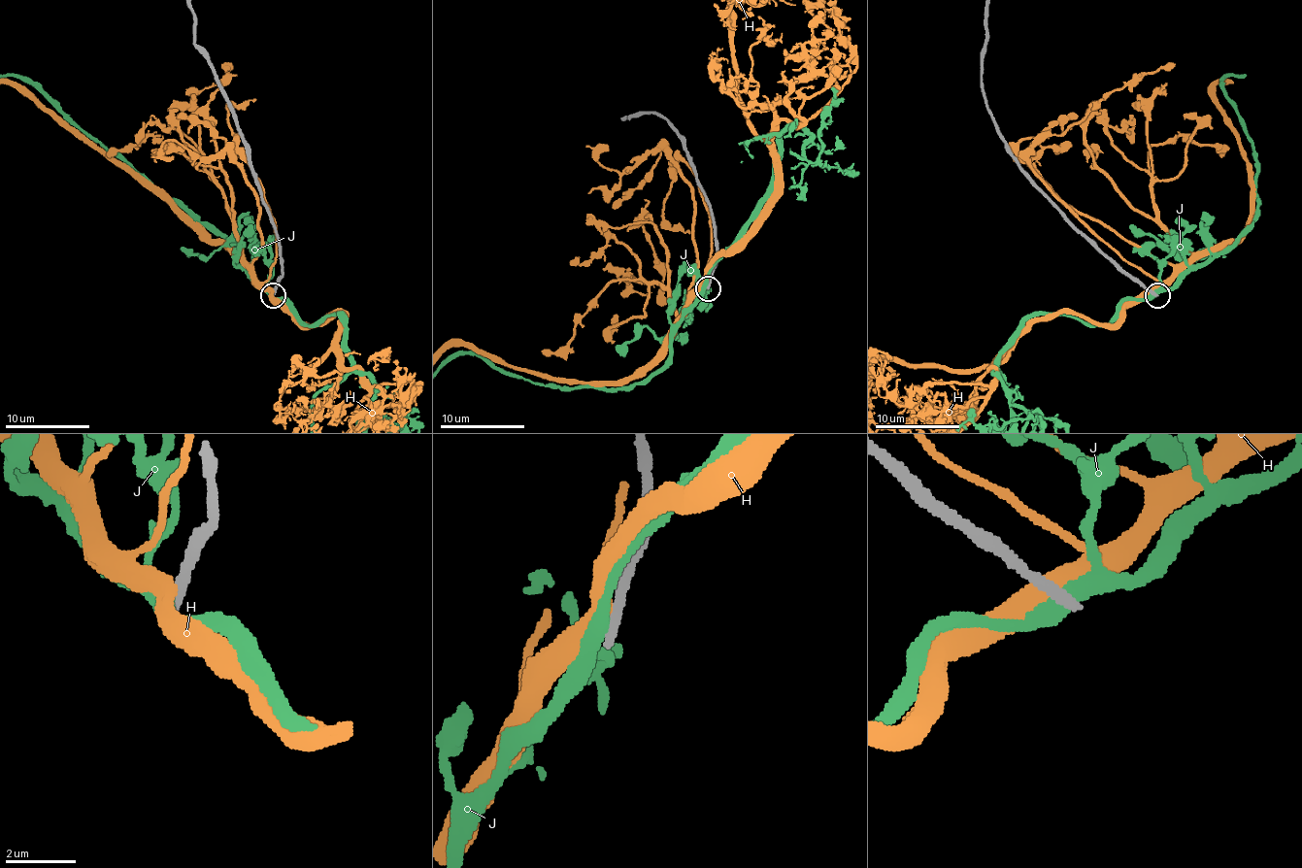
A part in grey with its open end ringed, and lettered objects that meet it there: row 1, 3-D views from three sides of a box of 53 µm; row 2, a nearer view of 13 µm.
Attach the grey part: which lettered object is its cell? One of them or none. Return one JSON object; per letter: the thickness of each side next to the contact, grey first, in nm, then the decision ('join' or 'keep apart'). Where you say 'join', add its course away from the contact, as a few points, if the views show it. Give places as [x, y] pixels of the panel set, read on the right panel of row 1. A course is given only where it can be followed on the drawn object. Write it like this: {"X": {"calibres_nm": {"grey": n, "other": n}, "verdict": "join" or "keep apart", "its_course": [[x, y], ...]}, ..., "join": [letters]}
{"H": {"calibres_nm": {"grey": 420, "other": 500}, "verdict": "keep apart"}, "J": {"calibres_nm": {"grey": 380, "other": 440}, "verdict": "keep apart"}, "join": []}

